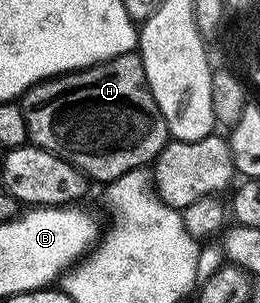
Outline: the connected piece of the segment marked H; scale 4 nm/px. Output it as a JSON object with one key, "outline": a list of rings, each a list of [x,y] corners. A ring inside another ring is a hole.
{"outline":[[[135,52],[111,57],[89,69],[39,81],[19,98],[18,104],[26,119],[29,142],[39,149],[57,153],[92,183],[114,181],[135,168],[151,166],[170,140],[166,119],[158,111],[158,103],[154,103],[146,71]]]}

